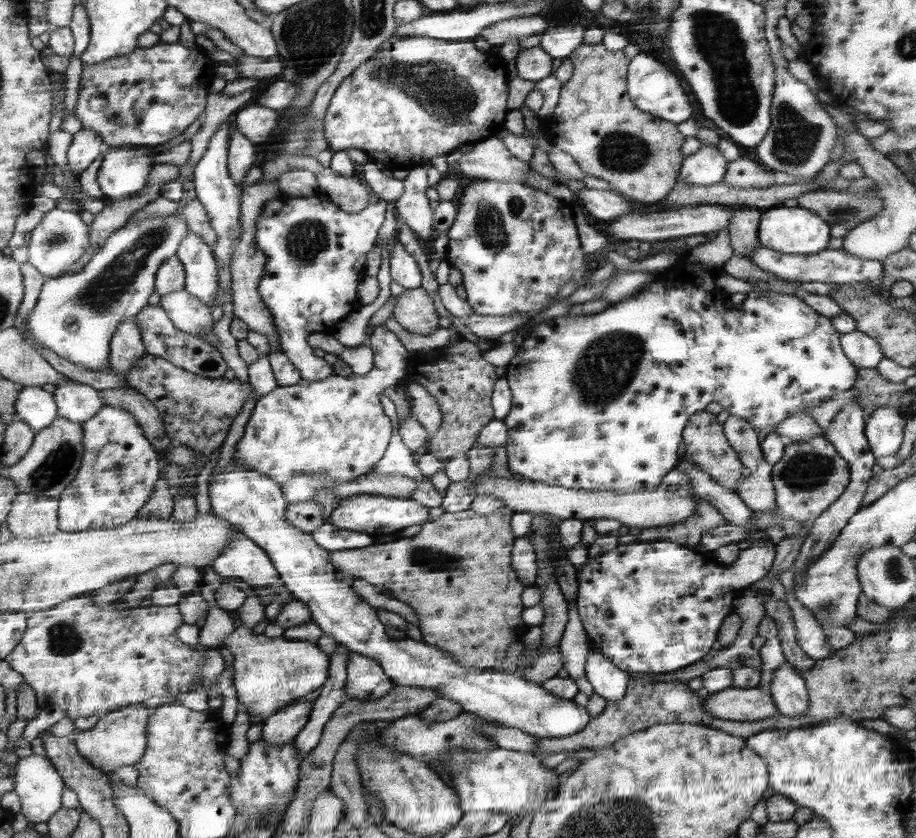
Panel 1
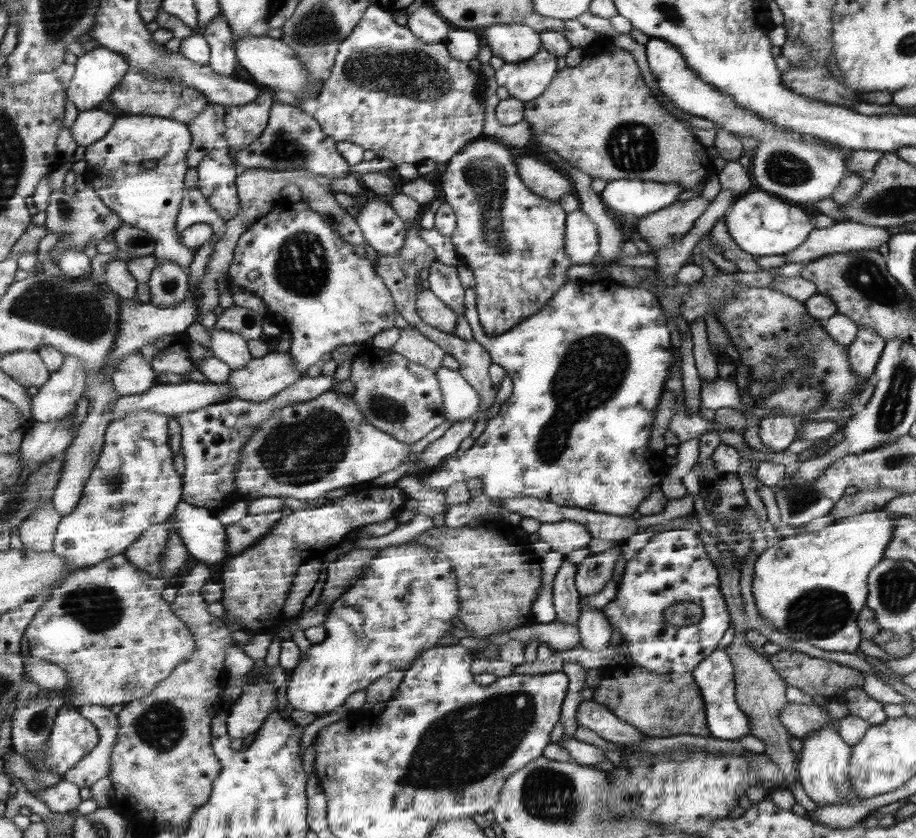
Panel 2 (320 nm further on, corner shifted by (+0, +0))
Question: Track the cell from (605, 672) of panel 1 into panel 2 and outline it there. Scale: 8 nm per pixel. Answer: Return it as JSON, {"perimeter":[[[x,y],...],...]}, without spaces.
{"perimeter":[[[583,605],[578,616],[579,647],[589,652],[600,652],[607,648],[611,636],[610,624],[600,609]]]}

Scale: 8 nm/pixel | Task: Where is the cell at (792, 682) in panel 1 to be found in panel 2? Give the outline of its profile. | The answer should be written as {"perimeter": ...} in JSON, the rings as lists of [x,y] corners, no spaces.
{"perimeter":[[[832,723],[823,725],[815,733],[801,738],[802,750],[797,754],[799,782],[805,794],[816,804],[855,802],[858,798],[849,796],[850,757],[852,748],[847,746]]]}

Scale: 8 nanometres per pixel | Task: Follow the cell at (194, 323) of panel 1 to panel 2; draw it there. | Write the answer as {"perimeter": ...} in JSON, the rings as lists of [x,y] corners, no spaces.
{"perimeter":[[[215,325],[206,328],[210,332],[210,348],[215,358],[224,362],[231,370],[243,368],[251,359],[246,341],[238,334],[221,330]]]}

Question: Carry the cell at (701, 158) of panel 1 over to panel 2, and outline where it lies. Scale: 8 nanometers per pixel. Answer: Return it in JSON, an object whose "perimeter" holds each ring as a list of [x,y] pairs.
{"perimeter":[[[615,180],[599,193],[601,203],[611,212],[643,217],[677,200],[683,189],[677,183],[659,184],[651,181]]]}

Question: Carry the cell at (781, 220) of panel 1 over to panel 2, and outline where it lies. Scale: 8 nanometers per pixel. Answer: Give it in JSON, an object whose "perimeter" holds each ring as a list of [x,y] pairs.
{"perimeter":[[[757,188],[735,198],[729,212],[723,214],[723,222],[727,235],[735,245],[741,251],[751,254],[753,258],[791,252],[807,238],[807,234],[813,228],[807,214],[801,208],[787,206],[781,200],[777,200],[776,196]]]}

